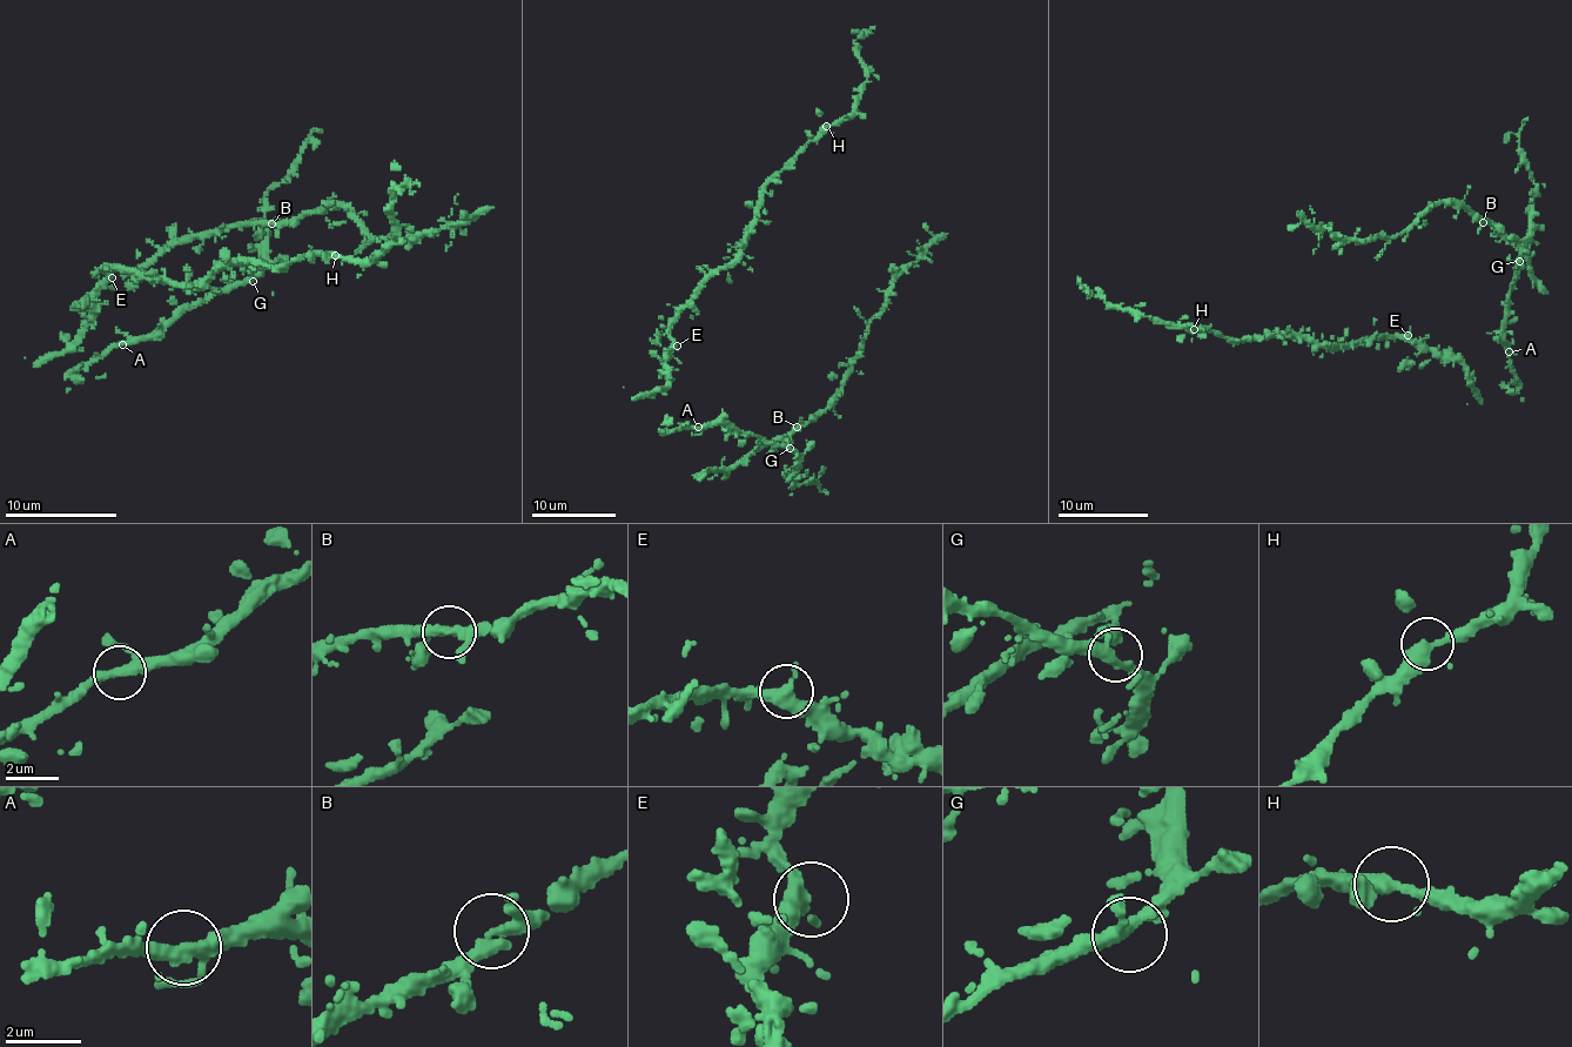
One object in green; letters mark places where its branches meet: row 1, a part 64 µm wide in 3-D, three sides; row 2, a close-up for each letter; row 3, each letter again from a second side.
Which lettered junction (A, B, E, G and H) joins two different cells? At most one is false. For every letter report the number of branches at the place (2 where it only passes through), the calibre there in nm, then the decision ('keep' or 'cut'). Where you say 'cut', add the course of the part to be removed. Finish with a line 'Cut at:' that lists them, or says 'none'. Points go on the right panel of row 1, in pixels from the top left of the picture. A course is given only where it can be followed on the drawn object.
A: branches 3; calibre 300 nm; keep
B: branches 3; calibre 320 nm; keep
E: branches 3; calibre 320 nm; keep
G: branches 3; calibre 280 nm; keep
H: branches 3; calibre 320 nm; keep
Cut at: none

